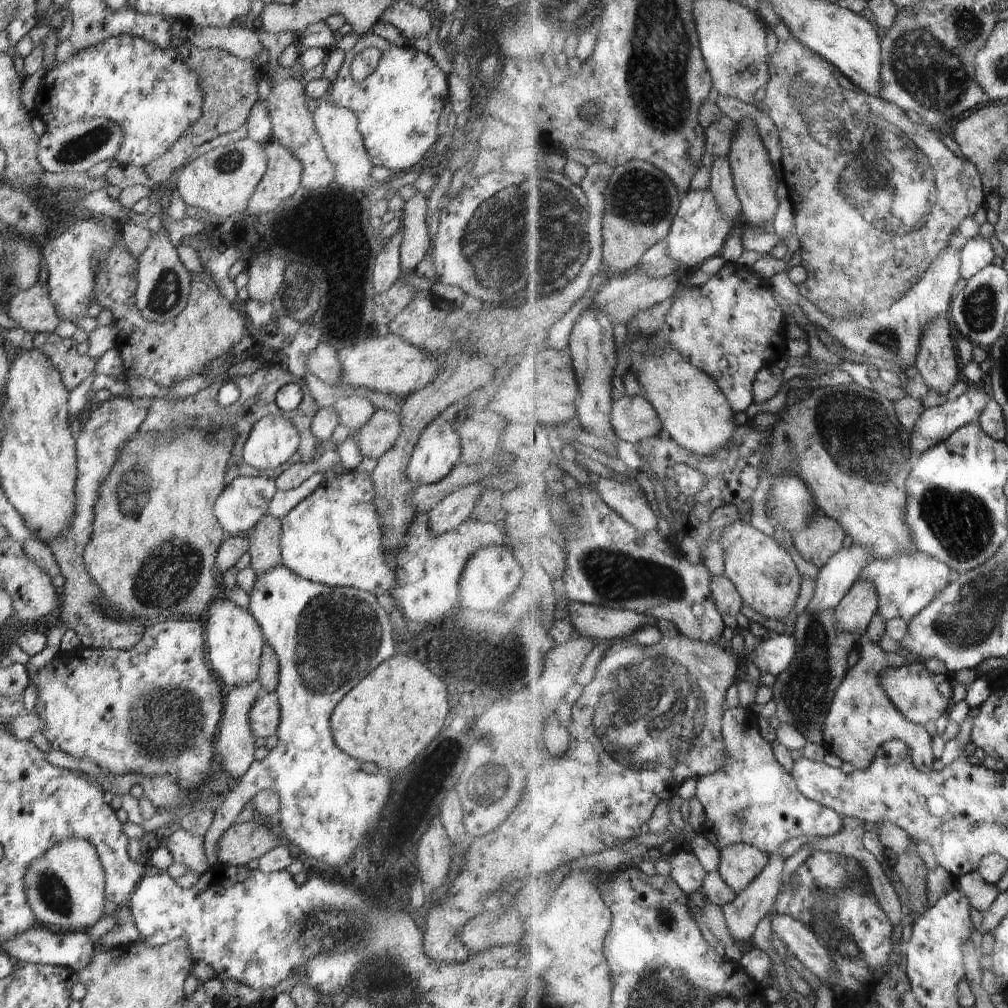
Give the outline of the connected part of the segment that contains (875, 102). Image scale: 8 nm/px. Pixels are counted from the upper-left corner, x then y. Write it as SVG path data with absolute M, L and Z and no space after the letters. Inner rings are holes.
M793 34L787 41L780 40L772 52L771 74L762 111L776 124L782 147L782 178L796 204L796 233L802 244L802 266L808 271L807 280L800 285L801 296L832 320L859 319L871 311L892 308L948 252L950 236L962 222L986 207L978 166L950 150L928 124L916 124L900 106L866 93ZM861 148L866 150L866 164L850 154Z

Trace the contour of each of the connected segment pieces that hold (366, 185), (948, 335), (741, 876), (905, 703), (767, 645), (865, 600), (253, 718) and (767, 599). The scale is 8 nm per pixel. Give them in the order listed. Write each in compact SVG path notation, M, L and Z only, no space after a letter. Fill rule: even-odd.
M327 94L318 100L316 110L311 116L324 151L328 155L330 162L334 164L334 168L336 168L334 176L336 182L340 182L342 186L367 192L382 184L370 176L372 170L374 170L374 164L372 164L372 160L368 156L363 138L358 131L358 120L350 110L332 106Z
M948 314L928 322L916 368L931 390L946 396L950 396L958 380L965 378Z
M748 843L734 844L721 852L720 874L738 894L746 892L770 866L771 856Z
M922 659L915 664L906 664L906 666L896 666L896 668L888 668L886 672L882 672L880 676L880 684L882 690L886 690L886 694L892 698L892 702L896 704L896 708L914 724L925 726L931 720L938 720L942 716L947 716L952 710L953 702L946 698L928 666Z
M783 634L775 636L773 639L762 639L756 645L752 656L748 660L756 662L762 673L778 676L792 666L792 662L796 660L796 652L798 652L798 640L796 640L796 637L794 635L788 636L788 634Z
M859 582L836 608L838 620L844 630L848 630L855 639L867 634L874 618L878 616L878 590L874 582Z
M265 689L258 690L258 696L250 706L248 720L255 739L277 736L280 708L275 694Z
M739 521L730 524L722 532L721 538L726 548L726 575L736 584L746 604L766 619L784 620L796 610L802 590L802 574L794 562L791 551L773 538L752 526Z

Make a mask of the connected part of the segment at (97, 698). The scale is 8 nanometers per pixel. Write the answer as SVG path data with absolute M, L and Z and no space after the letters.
M162 620L145 625L142 640L138 642L137 646L128 651L84 648L78 645L73 651L64 651L55 655L34 678L38 700L36 700L36 706L32 711L38 714L38 718L44 722L42 734L50 743L53 751L66 752L72 758L86 758L90 762L96 762L102 770L118 774L118 777L130 773L144 774L144 776L168 774L170 778L178 780L180 786L184 786L186 789L195 791L199 788L203 782L206 782L214 774L214 741L222 719L225 697L221 683L206 664L204 632L204 625L200 621Z

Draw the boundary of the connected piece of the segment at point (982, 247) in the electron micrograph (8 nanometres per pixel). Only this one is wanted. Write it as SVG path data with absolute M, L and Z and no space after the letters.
M979 236L970 239L962 251L962 277L972 279L980 270L996 262L996 248L990 238Z

